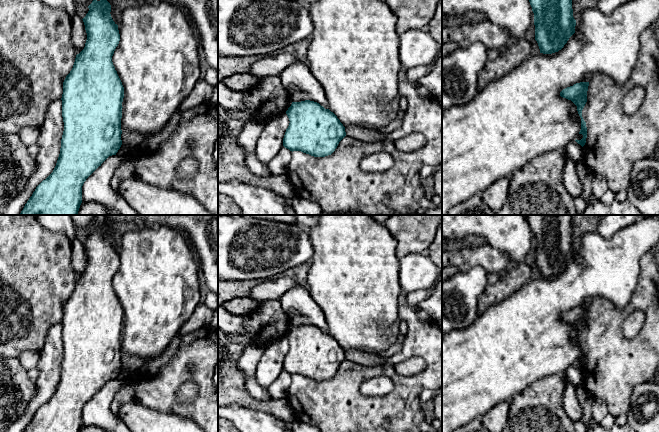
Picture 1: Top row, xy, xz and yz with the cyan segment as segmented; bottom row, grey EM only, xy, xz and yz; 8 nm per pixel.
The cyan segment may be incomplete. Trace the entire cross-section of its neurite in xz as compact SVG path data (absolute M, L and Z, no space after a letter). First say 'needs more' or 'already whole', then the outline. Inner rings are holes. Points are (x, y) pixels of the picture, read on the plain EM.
already whole; M292 326L286 338L290 347L283 370L292 376L325 381L331 379L346 360L345 351L337 340L317 326Z

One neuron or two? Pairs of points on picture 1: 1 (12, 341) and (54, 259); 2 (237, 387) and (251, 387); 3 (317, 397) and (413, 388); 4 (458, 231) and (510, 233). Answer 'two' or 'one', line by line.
1: one
2: two
3: one
4: one

